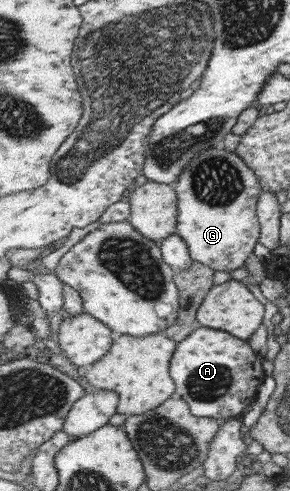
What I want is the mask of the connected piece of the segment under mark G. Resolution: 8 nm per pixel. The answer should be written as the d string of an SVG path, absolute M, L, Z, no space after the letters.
M211 147L195 157L181 177L172 184L179 201L178 233L187 242L191 257L205 266L209 265L215 271L235 271L245 267L247 259L255 251L257 241L260 241L262 225L257 215L257 203L263 188L256 171L245 163L244 159L234 152L226 151L221 147Z

